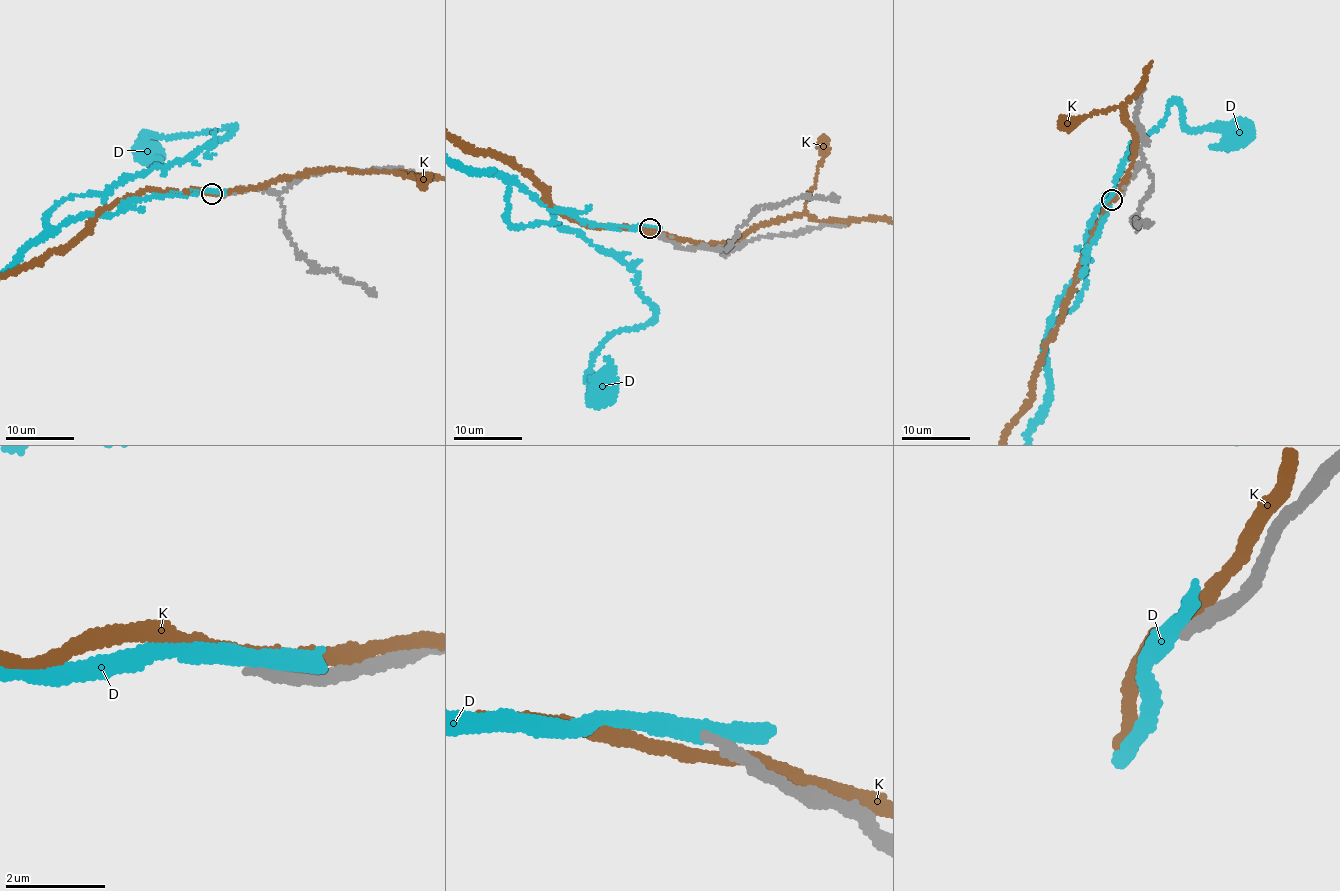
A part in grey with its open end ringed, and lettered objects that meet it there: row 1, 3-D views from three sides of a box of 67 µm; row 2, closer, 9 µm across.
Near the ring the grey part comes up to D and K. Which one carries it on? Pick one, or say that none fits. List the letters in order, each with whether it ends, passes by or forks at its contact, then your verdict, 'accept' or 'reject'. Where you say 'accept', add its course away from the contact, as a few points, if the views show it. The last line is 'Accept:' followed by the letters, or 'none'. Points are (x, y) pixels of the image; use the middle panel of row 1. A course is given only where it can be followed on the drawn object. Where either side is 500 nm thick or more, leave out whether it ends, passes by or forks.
D: it passes by | reject
K: it passes by | reject
Accept: none

